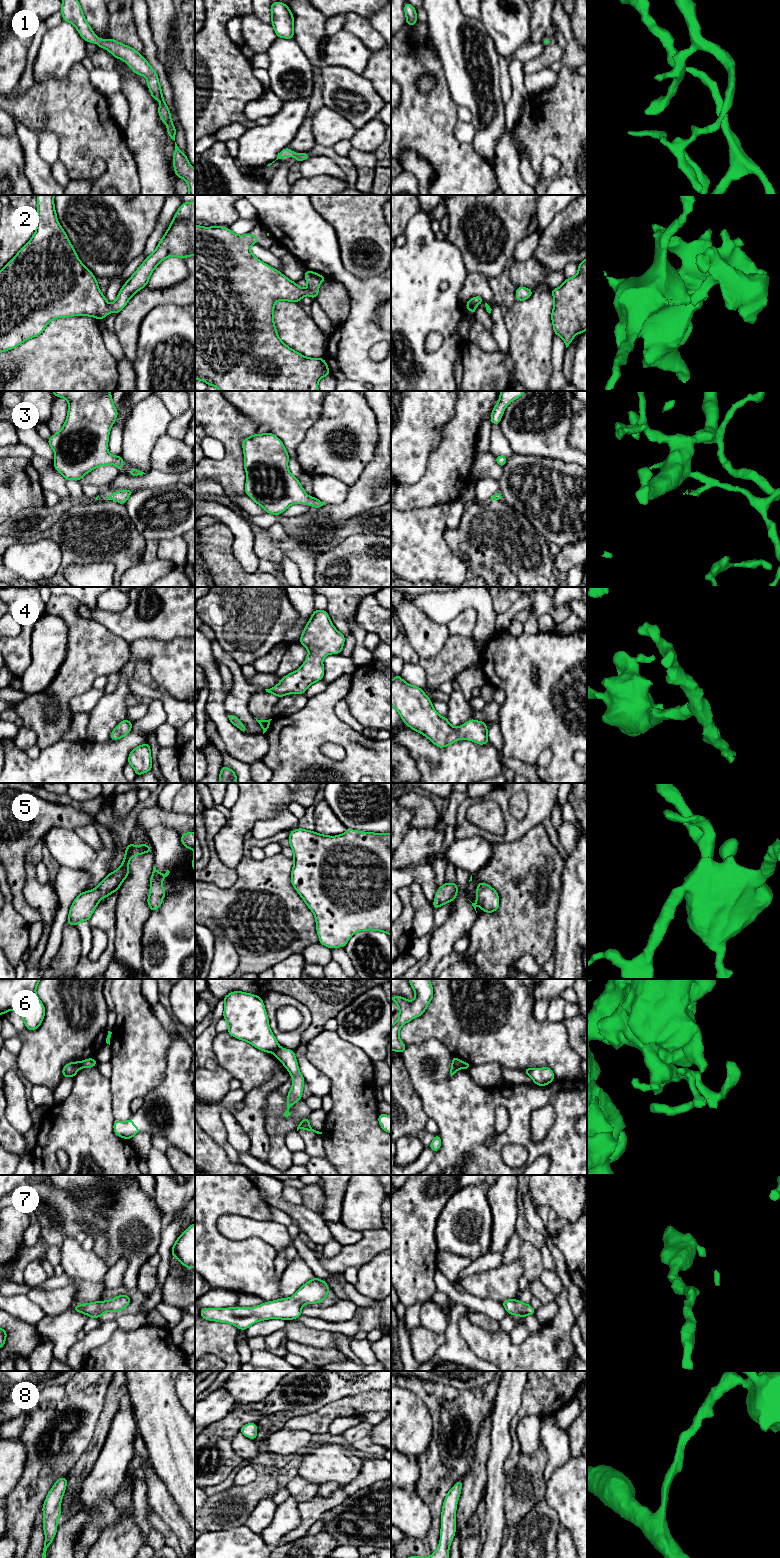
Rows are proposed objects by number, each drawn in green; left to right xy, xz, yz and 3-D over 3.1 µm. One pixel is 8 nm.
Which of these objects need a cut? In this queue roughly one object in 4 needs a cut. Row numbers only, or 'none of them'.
6

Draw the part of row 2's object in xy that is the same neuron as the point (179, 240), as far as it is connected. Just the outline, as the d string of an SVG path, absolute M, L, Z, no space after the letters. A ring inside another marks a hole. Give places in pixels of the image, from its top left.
M37 195L36 231L0 271L0 353L39 336L48 323L56 318L91 316L104 319L110 312L117 314L135 293L147 286L152 272L160 262L170 256L180 259L195 256L195 201L184 202L154 252L126 281L117 299L109 305L99 289L97 279L80 261L59 224L54 196Z

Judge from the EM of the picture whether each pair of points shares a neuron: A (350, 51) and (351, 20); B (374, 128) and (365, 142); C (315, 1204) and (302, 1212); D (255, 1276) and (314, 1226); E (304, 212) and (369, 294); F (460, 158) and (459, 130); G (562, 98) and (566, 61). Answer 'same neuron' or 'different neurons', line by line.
A: different neurons
B: same neuron
C: different neurons
D: different neurons
E: same neuron
F: different neurons
G: different neurons

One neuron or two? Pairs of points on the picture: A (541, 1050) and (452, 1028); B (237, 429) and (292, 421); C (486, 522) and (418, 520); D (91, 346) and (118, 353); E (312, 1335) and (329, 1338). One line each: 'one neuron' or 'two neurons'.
A: one neuron
B: two neurons
C: two neurons
D: two neurons
E: one neuron

